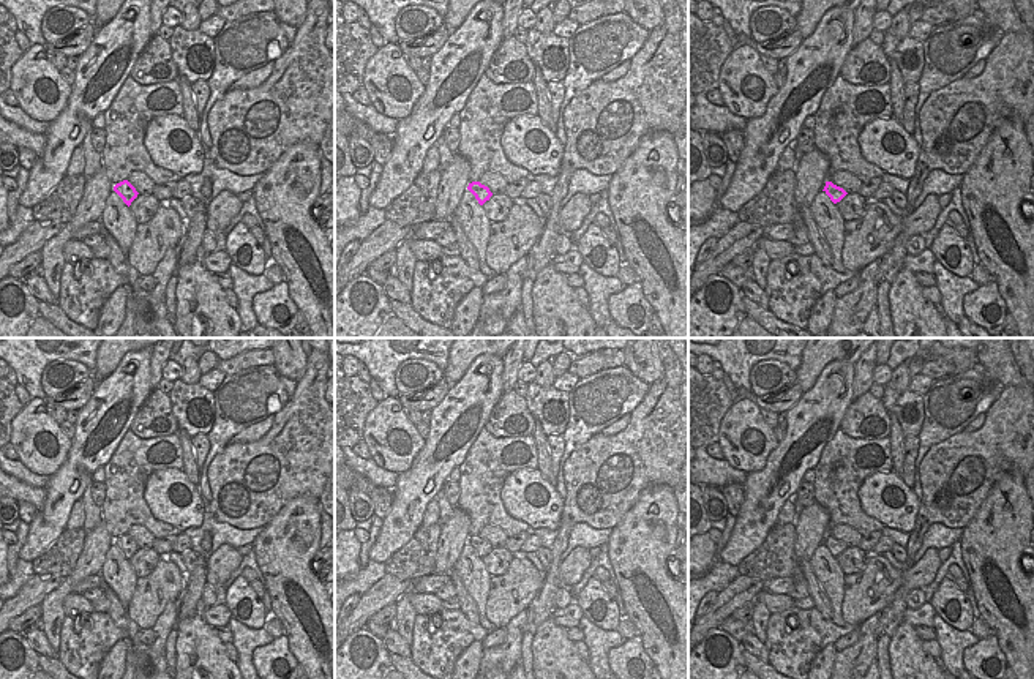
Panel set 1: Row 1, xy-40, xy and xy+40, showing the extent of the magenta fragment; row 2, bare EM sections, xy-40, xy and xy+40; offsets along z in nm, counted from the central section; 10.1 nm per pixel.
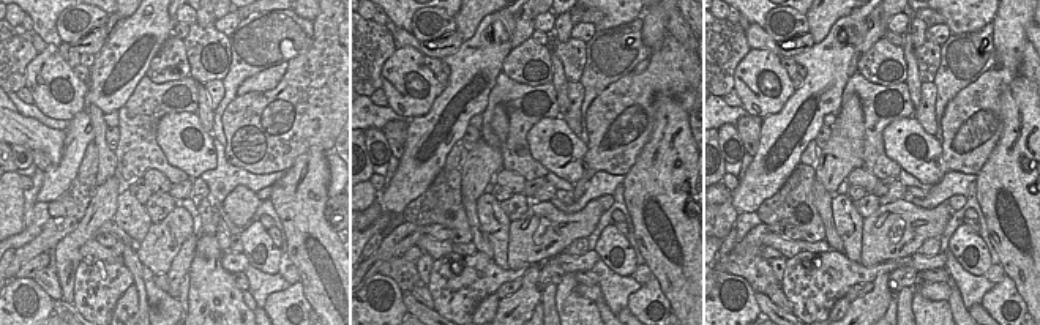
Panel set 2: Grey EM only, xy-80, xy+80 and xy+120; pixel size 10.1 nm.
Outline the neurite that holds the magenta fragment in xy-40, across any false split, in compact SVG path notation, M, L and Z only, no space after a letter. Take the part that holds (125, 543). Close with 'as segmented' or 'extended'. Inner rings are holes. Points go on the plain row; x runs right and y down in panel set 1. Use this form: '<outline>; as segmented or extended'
M123 534L114 540L114 545L123 553L123 556L129 561L131 556L137 551L136 542L128 535Z; as segmented

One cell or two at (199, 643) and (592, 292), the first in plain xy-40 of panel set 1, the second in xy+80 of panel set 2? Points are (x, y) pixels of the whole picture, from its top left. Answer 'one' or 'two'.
two

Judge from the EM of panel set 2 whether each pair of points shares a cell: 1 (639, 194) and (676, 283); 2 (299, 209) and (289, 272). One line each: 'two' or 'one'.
1: one
2: two

